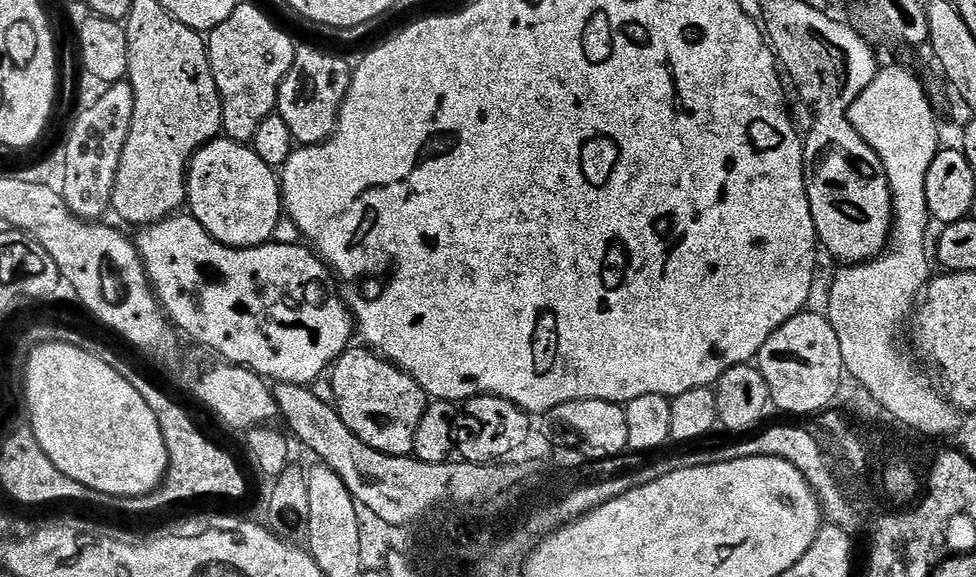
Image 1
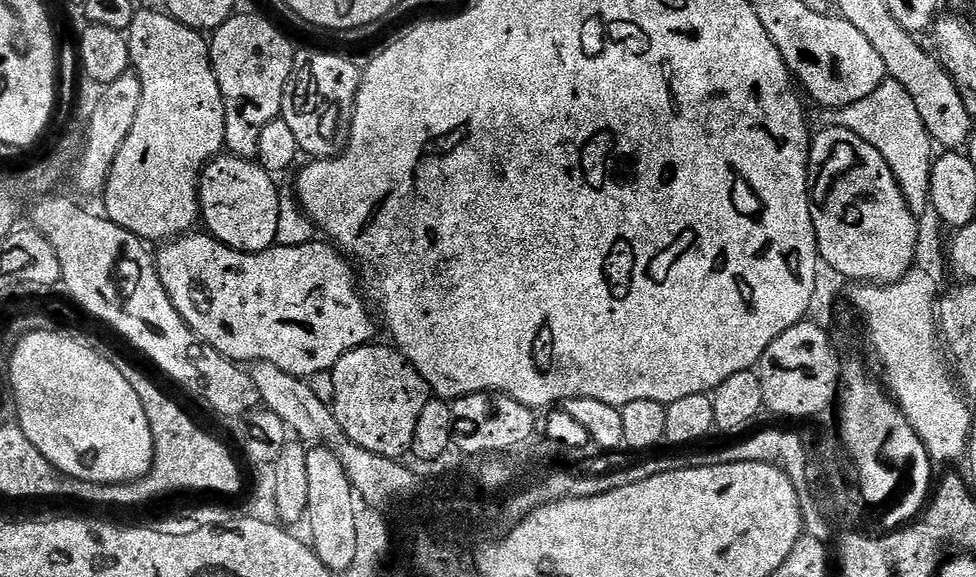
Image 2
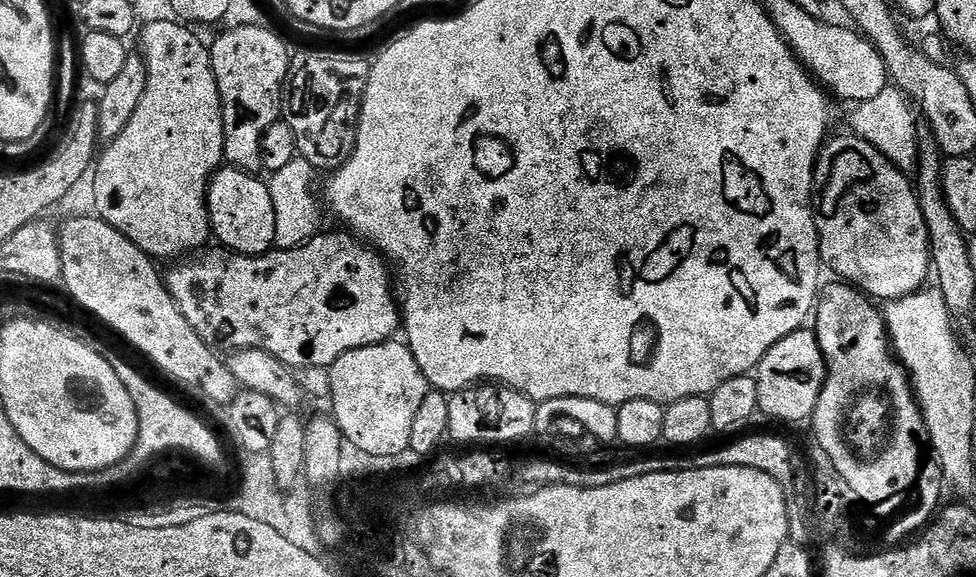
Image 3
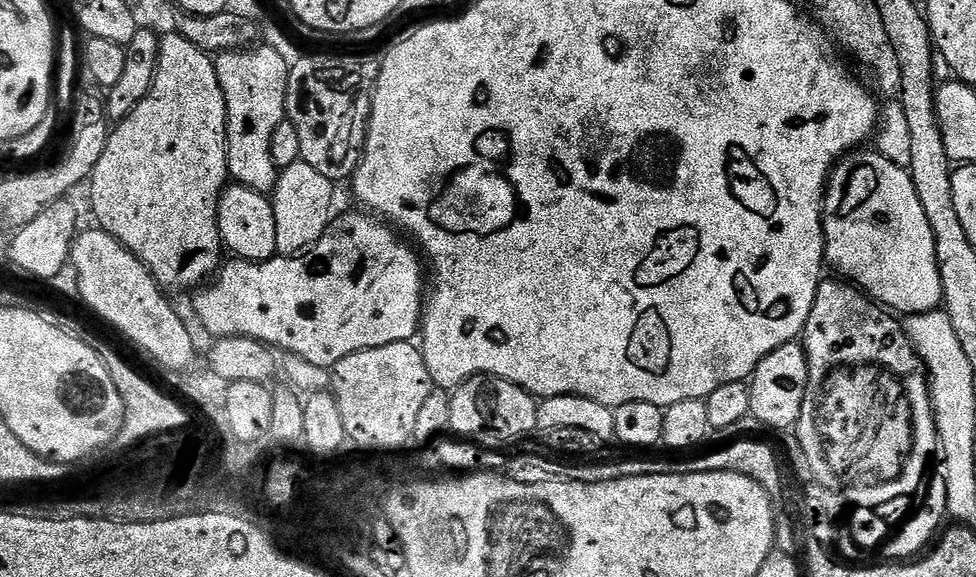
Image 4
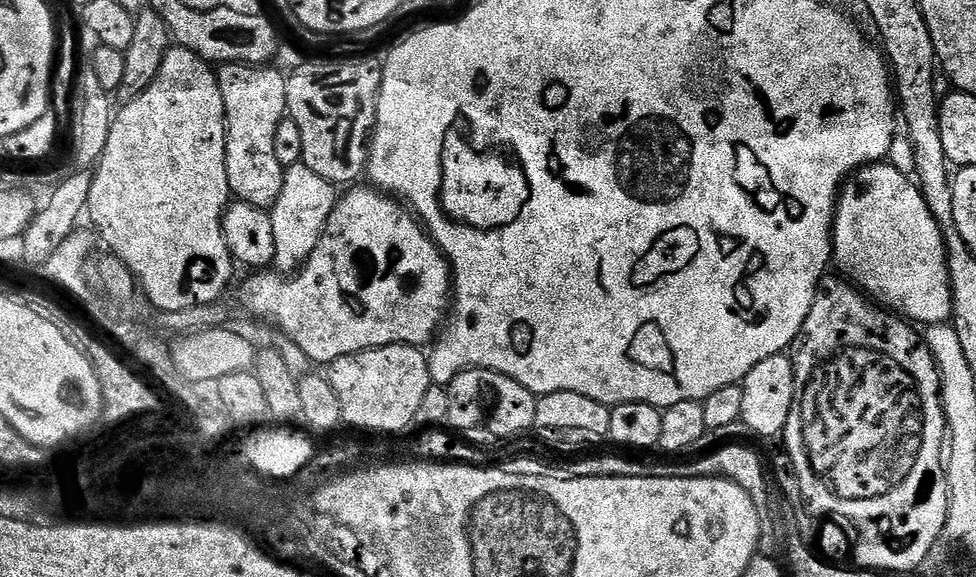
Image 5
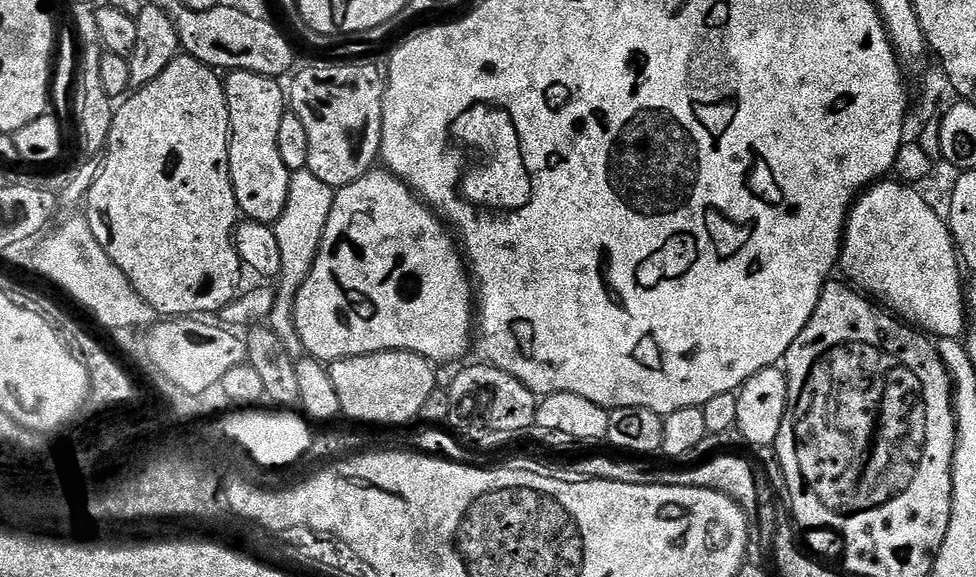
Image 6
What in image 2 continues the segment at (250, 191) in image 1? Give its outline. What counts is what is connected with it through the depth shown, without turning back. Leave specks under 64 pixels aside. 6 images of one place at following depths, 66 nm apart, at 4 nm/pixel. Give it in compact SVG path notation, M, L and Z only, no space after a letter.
M221 154L215 156L207 166L204 167L204 171L200 173L200 215L202 217L203 227L210 233L210 235L220 240L226 246L230 246L236 252L265 252L267 248L273 247L276 244L276 235L278 234L278 216L279 216L279 202L282 195L281 189L276 189L273 173L264 169L259 162L255 159L244 160L240 156L233 156L231 154Z

